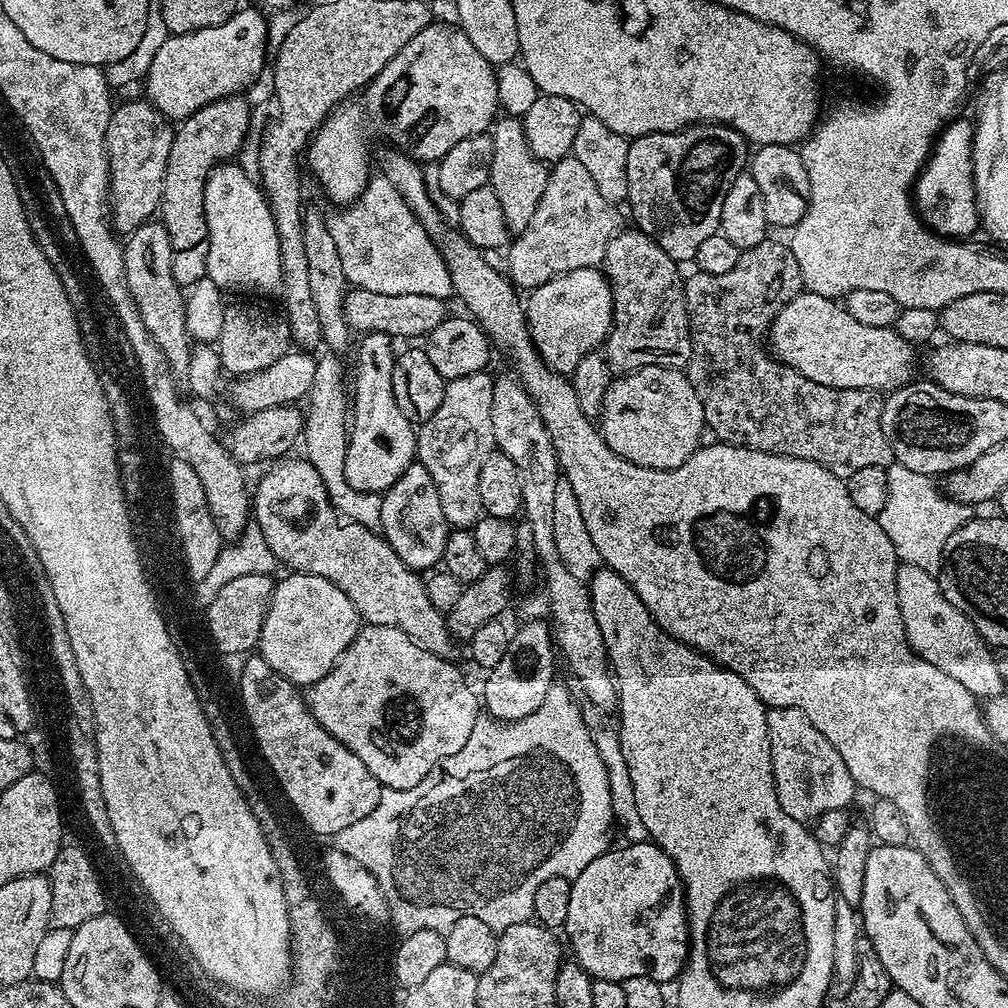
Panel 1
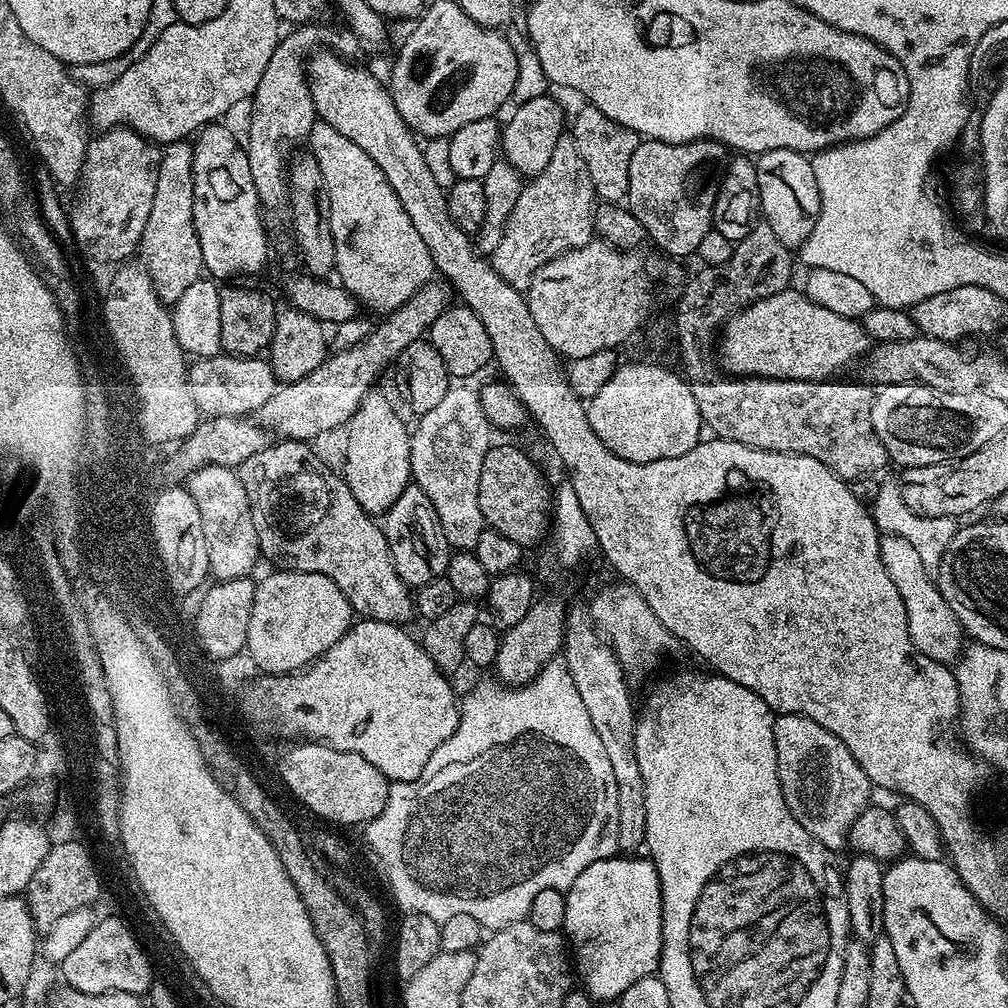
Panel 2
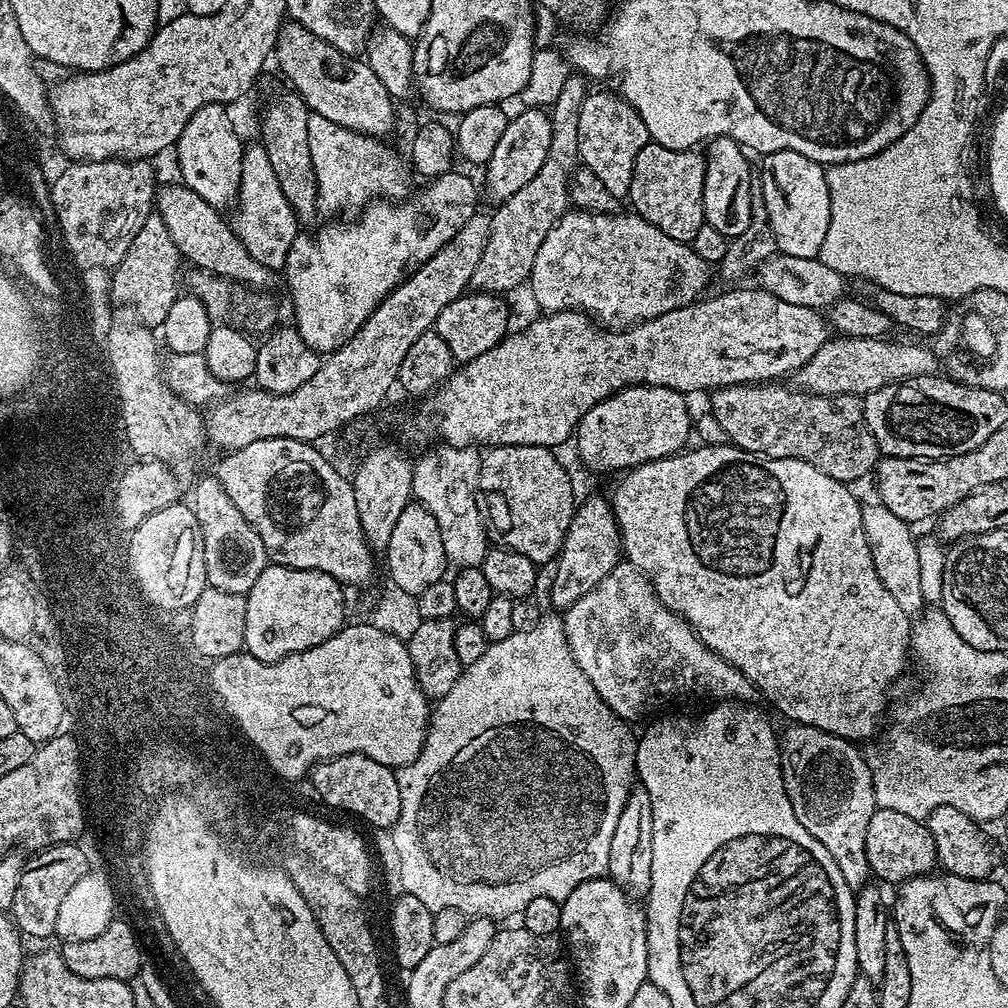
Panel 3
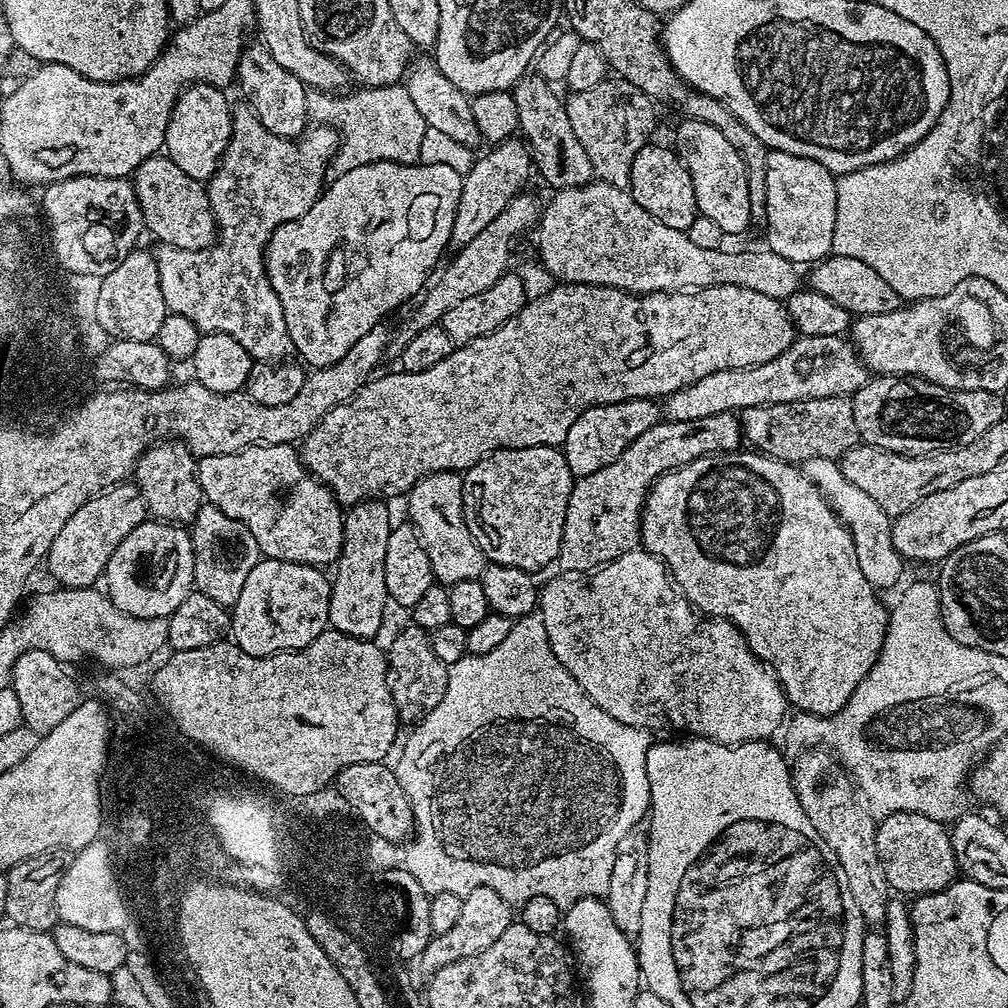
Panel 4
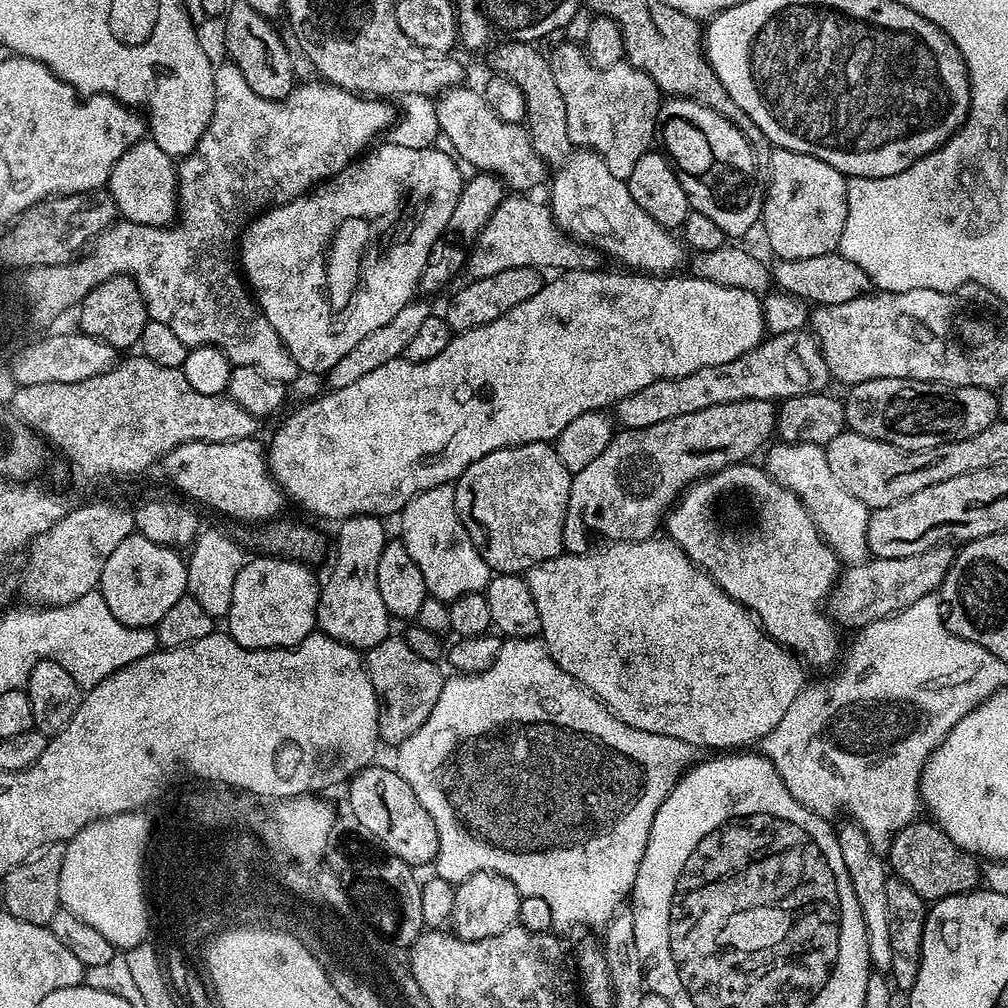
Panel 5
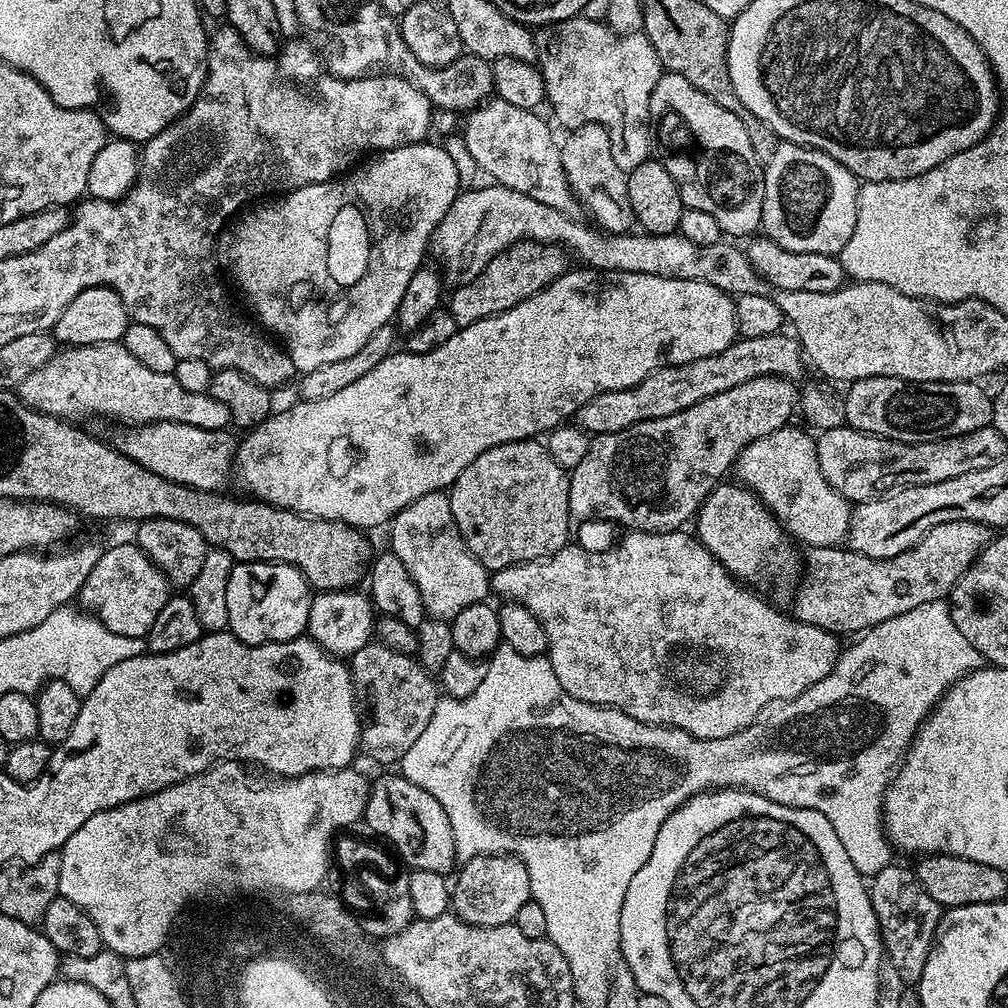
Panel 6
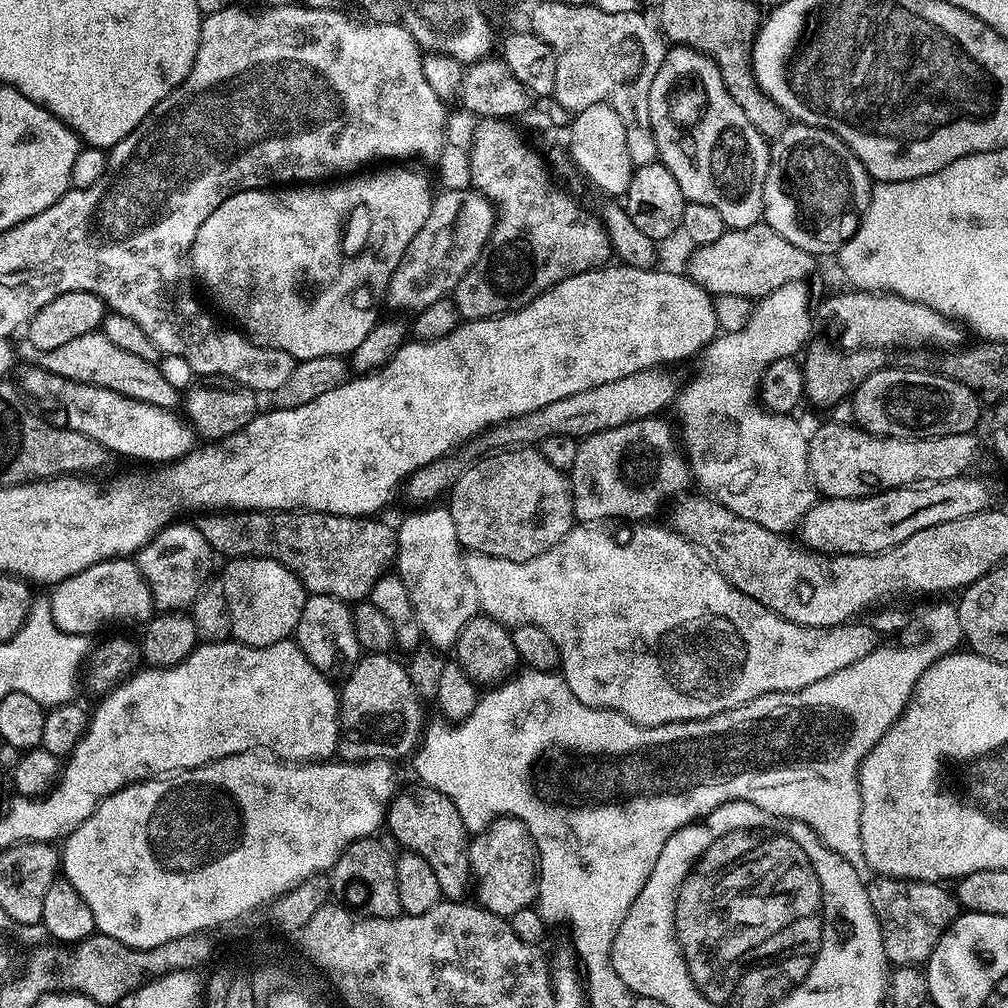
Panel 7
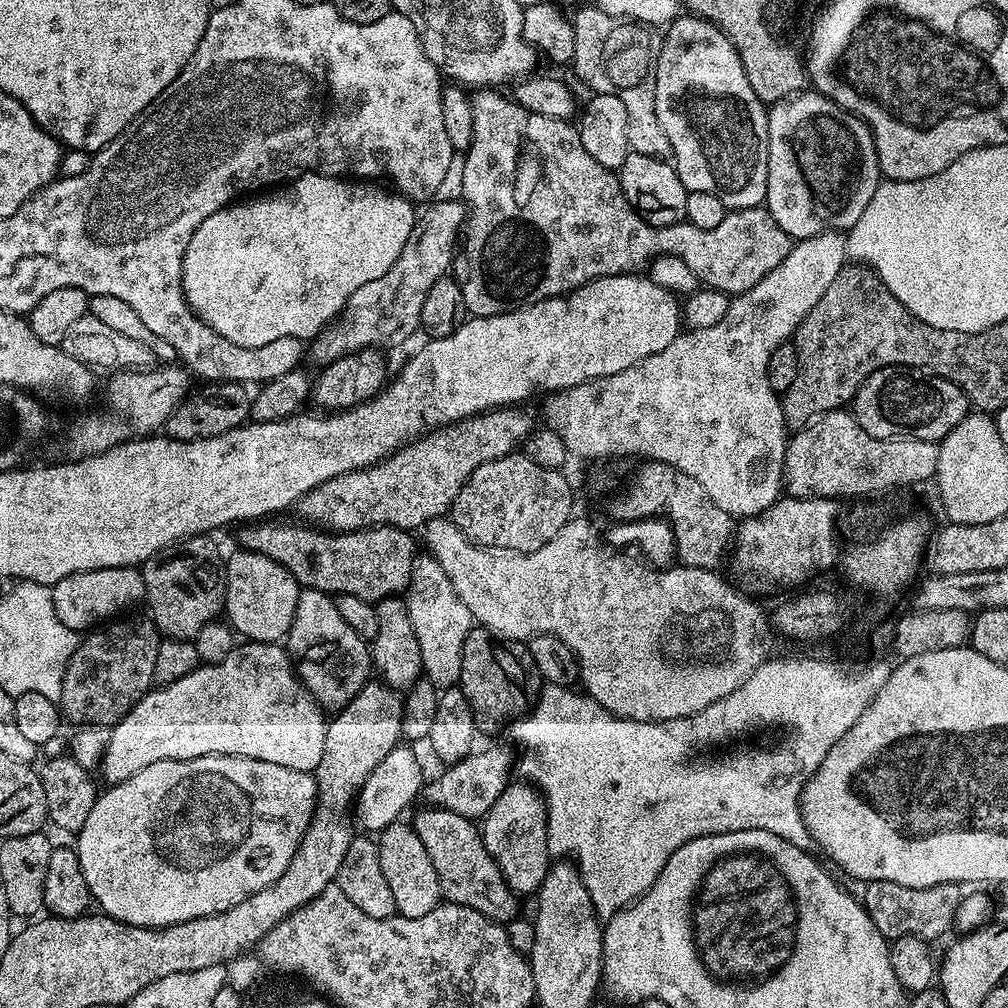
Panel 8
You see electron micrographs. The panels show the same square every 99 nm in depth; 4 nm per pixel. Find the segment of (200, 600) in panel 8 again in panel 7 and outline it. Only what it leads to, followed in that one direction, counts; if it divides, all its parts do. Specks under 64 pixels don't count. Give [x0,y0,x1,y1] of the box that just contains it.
[134,523,214,612]

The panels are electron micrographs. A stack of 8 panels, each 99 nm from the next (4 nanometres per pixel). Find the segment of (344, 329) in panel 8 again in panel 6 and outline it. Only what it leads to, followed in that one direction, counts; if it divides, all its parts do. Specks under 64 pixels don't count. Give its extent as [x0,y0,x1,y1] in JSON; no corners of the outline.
[429,183,769,295]

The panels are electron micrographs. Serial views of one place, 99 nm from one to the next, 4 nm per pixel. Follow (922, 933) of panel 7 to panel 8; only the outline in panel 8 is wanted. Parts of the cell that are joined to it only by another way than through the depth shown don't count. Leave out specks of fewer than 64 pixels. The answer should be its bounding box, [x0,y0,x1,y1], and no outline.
[862,880,961,940]

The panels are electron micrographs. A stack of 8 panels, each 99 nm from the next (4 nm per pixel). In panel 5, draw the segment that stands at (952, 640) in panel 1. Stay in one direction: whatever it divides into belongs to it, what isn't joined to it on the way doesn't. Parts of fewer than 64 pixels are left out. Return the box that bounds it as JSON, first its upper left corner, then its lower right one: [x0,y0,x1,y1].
[766,442,870,565]

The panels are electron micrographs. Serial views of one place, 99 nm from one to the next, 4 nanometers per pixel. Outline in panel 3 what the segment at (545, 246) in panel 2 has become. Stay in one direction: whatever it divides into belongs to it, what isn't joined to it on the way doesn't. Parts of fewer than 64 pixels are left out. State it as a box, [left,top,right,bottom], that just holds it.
[471,74,589,294]

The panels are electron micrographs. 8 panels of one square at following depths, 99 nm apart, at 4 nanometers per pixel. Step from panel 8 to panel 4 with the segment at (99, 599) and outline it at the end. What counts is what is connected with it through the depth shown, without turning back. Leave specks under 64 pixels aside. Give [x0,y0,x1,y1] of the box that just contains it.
[103,518,194,618]

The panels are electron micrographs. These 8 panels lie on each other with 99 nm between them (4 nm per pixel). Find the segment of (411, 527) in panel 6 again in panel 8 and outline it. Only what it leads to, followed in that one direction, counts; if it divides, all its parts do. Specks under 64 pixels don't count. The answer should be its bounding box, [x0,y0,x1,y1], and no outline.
[406,554,474,689]

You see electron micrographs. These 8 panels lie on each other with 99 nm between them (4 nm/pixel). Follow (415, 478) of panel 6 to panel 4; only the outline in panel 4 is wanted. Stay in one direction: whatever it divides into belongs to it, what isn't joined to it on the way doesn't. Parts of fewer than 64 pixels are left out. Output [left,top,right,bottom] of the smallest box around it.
[298,282,798,506]

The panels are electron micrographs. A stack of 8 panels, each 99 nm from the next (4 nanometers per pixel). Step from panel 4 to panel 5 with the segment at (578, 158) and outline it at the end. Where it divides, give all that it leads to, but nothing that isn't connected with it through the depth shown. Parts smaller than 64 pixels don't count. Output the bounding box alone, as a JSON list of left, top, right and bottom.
[487,42,574,165]

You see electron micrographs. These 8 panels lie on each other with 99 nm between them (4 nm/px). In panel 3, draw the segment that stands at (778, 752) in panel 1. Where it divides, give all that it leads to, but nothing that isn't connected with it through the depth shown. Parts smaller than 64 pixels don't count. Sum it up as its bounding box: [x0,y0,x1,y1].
[780,723,877,890]

